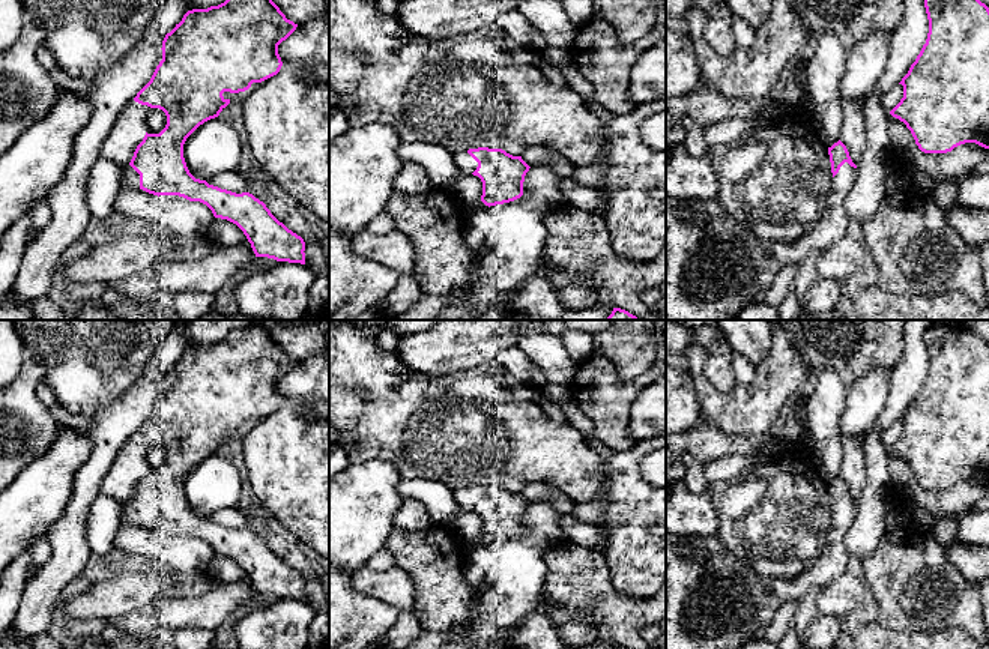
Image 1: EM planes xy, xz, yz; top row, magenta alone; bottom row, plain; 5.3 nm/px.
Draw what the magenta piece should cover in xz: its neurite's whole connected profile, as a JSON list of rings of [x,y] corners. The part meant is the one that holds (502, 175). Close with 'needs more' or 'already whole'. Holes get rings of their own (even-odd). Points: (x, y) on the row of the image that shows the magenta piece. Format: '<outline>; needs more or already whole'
[[[478,147],[452,155],[461,174],[478,176],[482,195],[478,210],[514,201],[523,195],[525,176],[529,165],[522,156],[513,156],[502,149]]]; needs more

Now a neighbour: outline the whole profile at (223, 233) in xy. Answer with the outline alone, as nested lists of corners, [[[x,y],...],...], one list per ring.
[[[221,218],[213,219],[207,236],[215,243],[215,246],[231,246],[248,240],[236,224]]]

